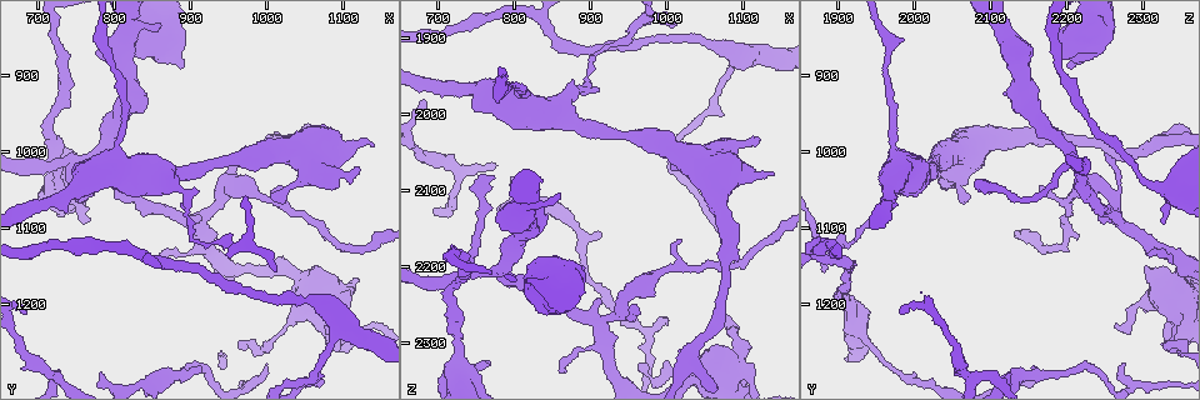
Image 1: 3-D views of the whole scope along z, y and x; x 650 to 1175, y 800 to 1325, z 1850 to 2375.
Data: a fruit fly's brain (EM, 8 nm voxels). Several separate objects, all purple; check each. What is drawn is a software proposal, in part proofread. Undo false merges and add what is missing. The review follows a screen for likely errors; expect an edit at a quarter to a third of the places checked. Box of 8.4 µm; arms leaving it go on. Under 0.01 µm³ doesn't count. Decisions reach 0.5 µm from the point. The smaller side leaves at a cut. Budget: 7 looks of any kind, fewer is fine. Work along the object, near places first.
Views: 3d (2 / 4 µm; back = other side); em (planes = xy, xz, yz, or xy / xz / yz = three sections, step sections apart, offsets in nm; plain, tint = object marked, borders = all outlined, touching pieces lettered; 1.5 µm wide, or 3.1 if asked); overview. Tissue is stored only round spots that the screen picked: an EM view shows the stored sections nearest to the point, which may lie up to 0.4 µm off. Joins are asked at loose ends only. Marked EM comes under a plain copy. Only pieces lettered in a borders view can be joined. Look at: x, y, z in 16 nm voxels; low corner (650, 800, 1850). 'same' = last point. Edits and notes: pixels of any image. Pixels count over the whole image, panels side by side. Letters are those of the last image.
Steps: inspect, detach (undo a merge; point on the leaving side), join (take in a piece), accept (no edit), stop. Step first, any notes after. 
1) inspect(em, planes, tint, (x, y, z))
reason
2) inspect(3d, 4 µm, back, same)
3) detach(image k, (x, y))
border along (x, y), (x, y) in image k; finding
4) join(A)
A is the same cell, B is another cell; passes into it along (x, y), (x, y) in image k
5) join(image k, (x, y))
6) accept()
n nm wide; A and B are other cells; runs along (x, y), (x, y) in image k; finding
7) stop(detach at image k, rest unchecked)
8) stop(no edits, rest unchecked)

inspect(3d, 2 µm, (950, 1120, 1900))
abrupt turn

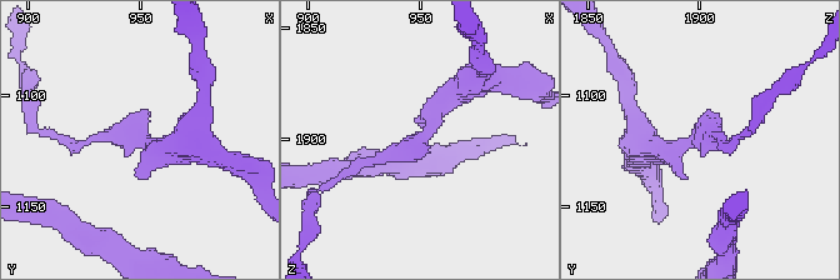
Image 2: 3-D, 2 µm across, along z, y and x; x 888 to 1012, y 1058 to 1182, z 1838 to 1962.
inspect(em, planes, borders, (951, 1120, 1895))
3 arms; need the tissue

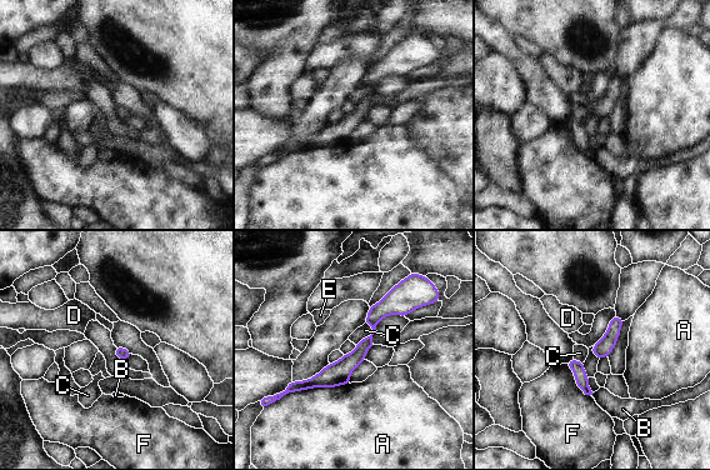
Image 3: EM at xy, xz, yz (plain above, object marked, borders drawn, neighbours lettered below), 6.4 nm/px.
accept()
80 nm wide; A, B, C, D, E and F are other cells; runs along (411, 303), (388, 305), (336, 374), (290, 389) in image 3; continuous, no second cell

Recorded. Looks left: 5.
inspect(em, xz, step 4, borders, (950, 1000, 2250))
tapers out

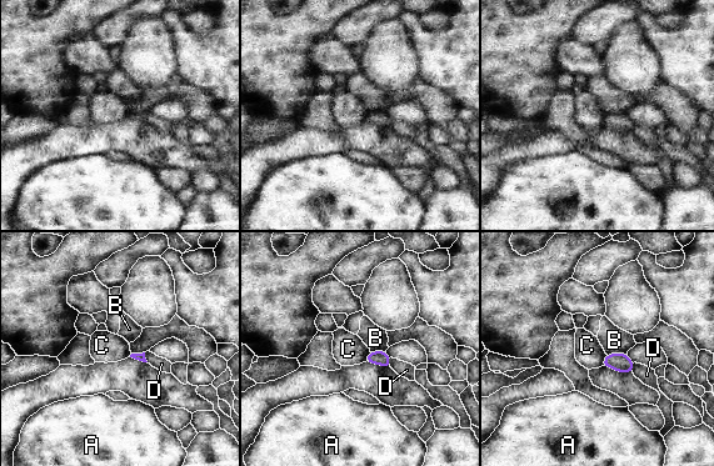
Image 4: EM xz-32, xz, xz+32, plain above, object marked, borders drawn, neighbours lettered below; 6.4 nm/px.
accept()
B touches over 140 nm; A, B, C and D are other cells; no lettered piece goes on from it

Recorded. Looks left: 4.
inspect(em, xz, step 4, tint, (890, 885, 2200))
end of a long branch

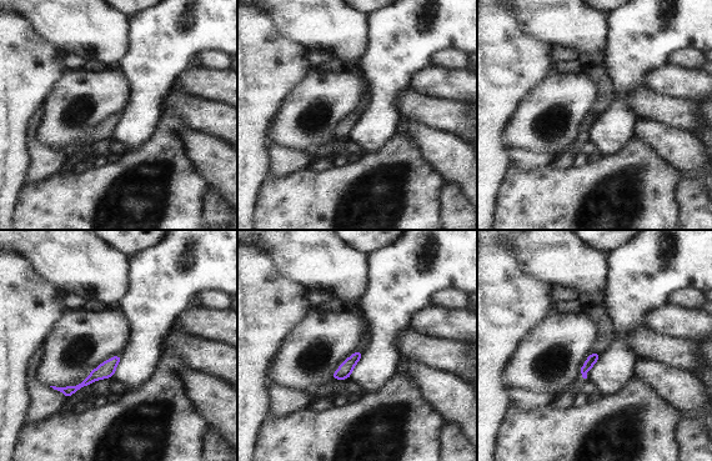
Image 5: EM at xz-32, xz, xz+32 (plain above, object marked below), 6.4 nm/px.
inspect(em, xz, step 4, borders, same)
see the neighbours

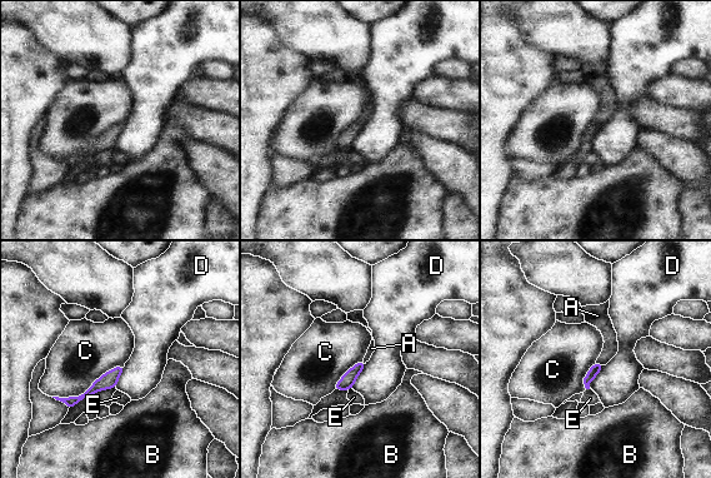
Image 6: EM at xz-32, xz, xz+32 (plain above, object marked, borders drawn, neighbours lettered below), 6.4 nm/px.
join(A)
A is the same cell, B, C, D and E are other cells; passes into it along (595, 369), (600, 363), (604, 324) in image 6; the cell continues

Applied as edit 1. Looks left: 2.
stop(join at image 6, rest unchecked)

